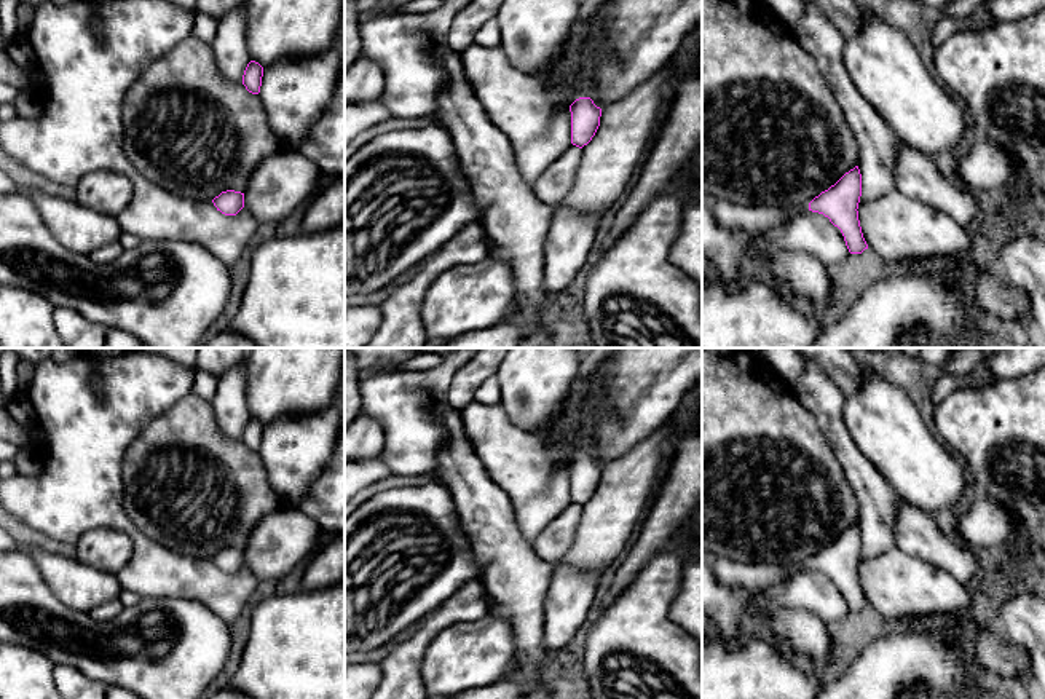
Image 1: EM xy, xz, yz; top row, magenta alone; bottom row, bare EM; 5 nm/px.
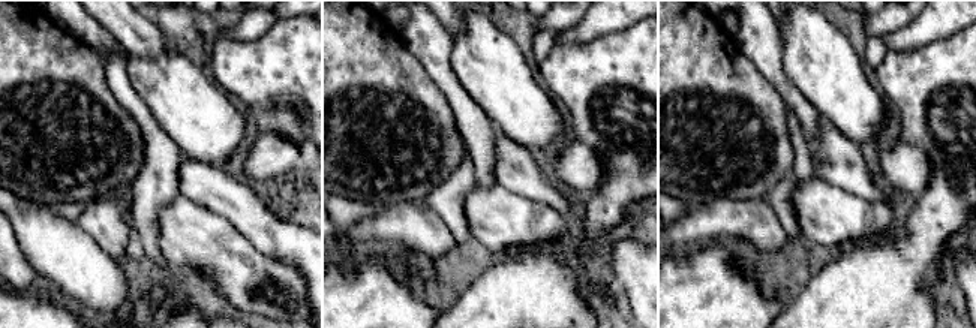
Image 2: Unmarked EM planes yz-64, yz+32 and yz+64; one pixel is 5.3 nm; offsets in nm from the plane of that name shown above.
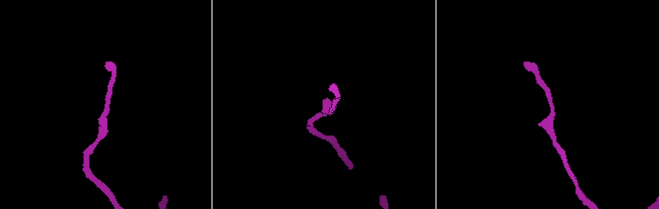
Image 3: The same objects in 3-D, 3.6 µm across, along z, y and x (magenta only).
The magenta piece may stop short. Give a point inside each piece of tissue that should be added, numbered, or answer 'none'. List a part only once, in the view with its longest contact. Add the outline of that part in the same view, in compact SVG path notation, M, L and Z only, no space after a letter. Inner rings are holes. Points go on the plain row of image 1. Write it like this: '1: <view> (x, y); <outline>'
1: yz (726, 572); M705 557L715 579L735 590L739 587L758 587L785 581L791 573L807 570L809 562L795 567L772 563L735 563L724 557Z

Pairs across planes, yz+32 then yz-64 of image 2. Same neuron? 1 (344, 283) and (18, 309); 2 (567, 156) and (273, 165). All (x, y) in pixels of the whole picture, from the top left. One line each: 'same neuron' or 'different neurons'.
1: same neuron
2: same neuron

